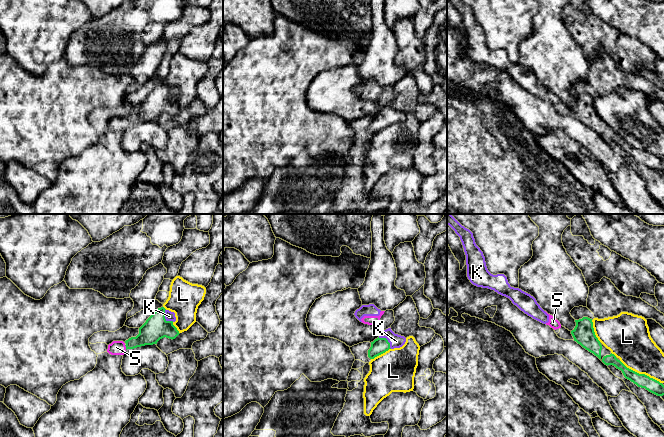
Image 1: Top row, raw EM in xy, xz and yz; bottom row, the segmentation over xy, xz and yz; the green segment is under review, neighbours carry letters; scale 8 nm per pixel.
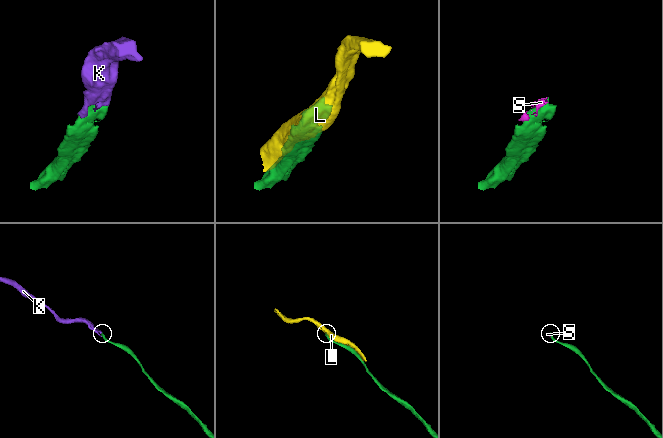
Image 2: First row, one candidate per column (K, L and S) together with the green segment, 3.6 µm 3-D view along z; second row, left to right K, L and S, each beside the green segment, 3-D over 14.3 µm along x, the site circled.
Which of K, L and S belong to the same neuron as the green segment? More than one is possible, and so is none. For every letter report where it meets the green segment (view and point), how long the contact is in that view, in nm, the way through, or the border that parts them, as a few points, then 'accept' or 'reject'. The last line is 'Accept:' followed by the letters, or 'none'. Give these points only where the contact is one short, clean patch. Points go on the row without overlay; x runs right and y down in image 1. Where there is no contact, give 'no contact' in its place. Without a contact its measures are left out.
K: meets green in xy at (164, 94); contact 120 nm long; accept
L: meets green in yz at (640, 150); contact 400 nm long; reject
S: meets green in xy at (126, 123); contact 40 nm long; accept
Accept: K, S

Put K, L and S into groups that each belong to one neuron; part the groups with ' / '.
K S / L

